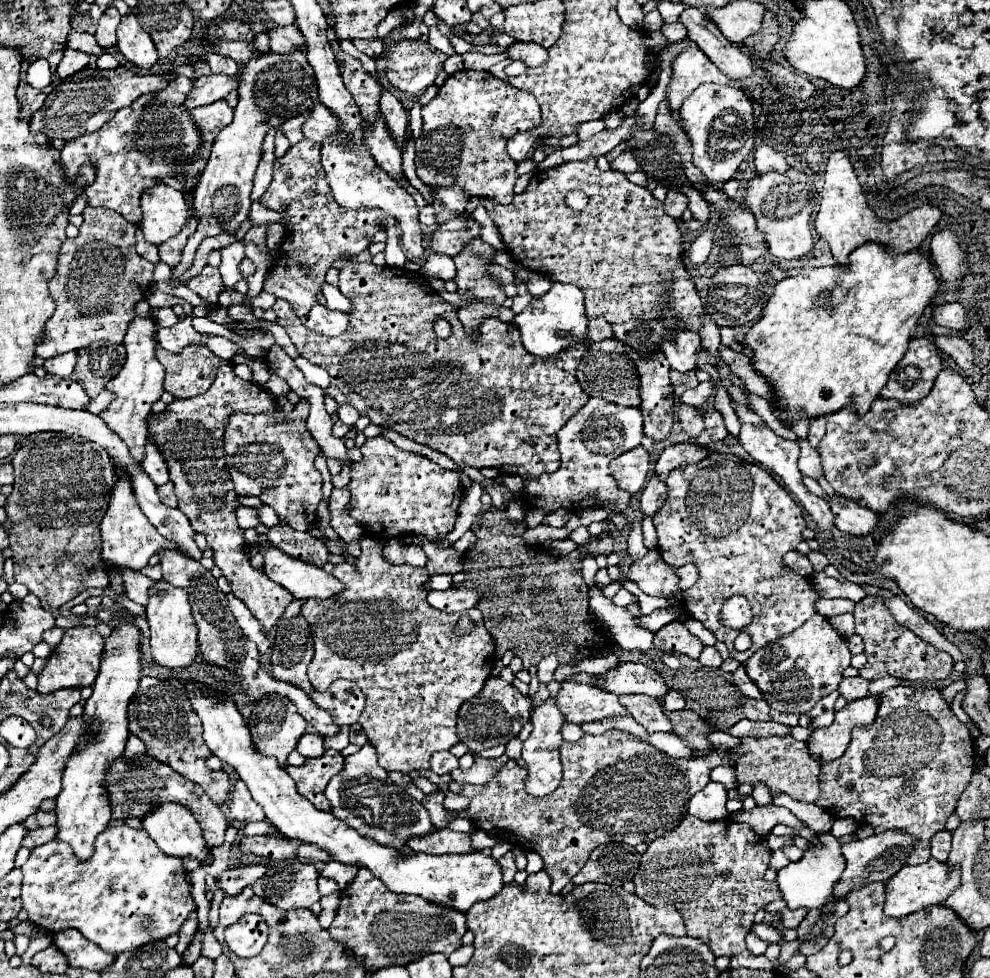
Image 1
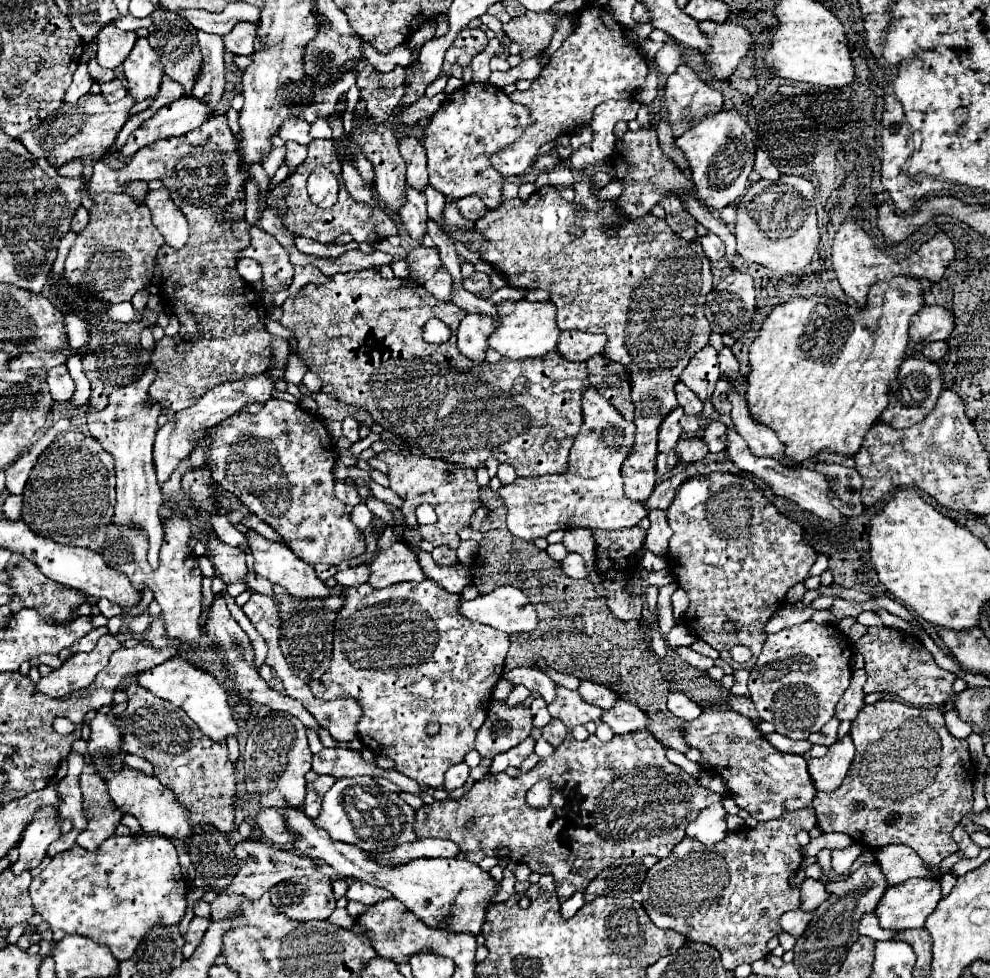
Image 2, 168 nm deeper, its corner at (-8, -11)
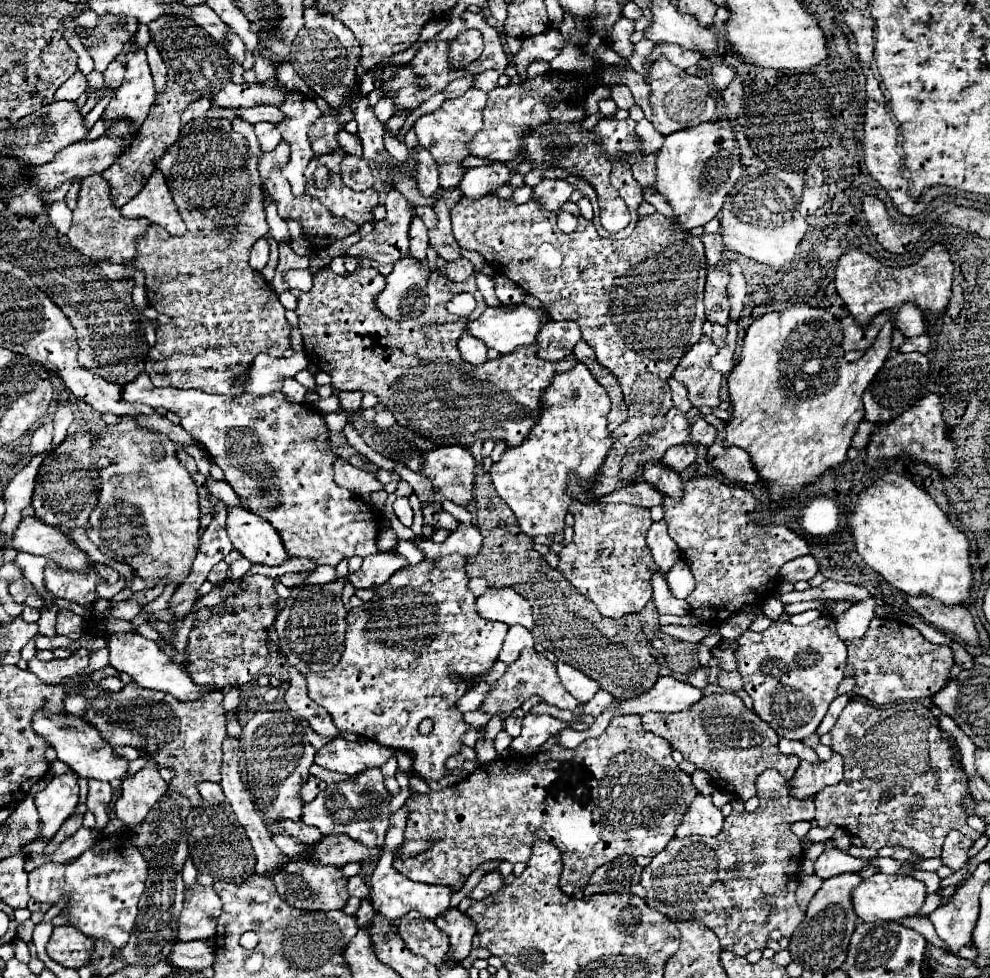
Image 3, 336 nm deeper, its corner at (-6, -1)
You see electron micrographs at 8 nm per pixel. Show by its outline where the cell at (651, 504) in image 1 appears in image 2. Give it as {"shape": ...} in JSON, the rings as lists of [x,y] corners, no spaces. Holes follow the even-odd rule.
{"shape":[[[651,510],[649,520],[651,520],[651,528],[647,530],[643,548],[653,552],[655,556],[663,558],[669,552],[669,538],[671,538],[671,528],[667,524],[667,512],[665,510]]]}

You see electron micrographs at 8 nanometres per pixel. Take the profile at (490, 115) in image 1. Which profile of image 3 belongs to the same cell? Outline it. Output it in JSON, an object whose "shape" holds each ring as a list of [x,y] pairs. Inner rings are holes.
{"shape":[[[469,88],[463,96],[445,100],[443,106],[431,114],[421,116],[415,122],[415,132],[419,138],[419,144],[431,152],[439,166],[439,186],[441,188],[457,188],[463,180],[467,168],[463,166],[463,160],[471,154],[471,140],[477,132],[483,130],[483,106],[487,104],[487,94],[479,88]]]}

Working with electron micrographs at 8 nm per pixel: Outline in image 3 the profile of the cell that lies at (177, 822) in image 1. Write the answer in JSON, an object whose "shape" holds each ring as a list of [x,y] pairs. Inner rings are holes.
{"shape":[[[37,714],[33,718],[33,730],[47,738],[49,746],[57,750],[57,758],[73,768],[79,776],[89,776],[97,780],[127,780],[129,774],[129,760],[123,756],[115,756],[109,742],[105,742],[95,730],[95,726],[87,724],[81,718],[75,718],[71,714]]]}

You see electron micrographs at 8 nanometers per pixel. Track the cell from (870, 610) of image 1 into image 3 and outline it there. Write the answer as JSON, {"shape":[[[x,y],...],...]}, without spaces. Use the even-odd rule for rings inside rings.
{"shape":[[[873,618],[865,636],[847,642],[849,658],[845,676],[855,676],[853,692],[875,704],[893,704],[897,700],[919,700],[935,696],[947,682],[953,668],[949,646],[927,642],[919,630],[891,618]]]}

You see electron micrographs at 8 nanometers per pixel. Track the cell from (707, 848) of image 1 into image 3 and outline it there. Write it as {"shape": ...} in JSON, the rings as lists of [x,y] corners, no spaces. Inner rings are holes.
{"shape":[[[765,770],[756,781],[759,807],[753,812],[733,811],[725,818],[723,832],[707,838],[673,838],[663,852],[653,856],[651,864],[641,872],[645,886],[645,902],[649,908],[665,914],[671,922],[699,922],[709,926],[721,940],[721,948],[737,956],[747,956],[751,950],[763,950],[771,930],[779,930],[791,938],[805,914],[795,902],[795,886],[799,862],[803,858],[801,840],[791,832],[791,824],[803,818],[815,818],[813,798],[795,798],[779,770]]]}

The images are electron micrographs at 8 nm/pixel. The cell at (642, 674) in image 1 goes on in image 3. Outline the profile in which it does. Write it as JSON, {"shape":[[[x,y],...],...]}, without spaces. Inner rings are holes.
{"shape":[[[557,662],[557,674],[563,682],[563,686],[569,690],[571,696],[575,696],[579,702],[589,702],[593,698],[593,694],[599,690],[599,684],[589,678],[587,674],[583,674],[581,670],[565,664],[565,662]]]}

